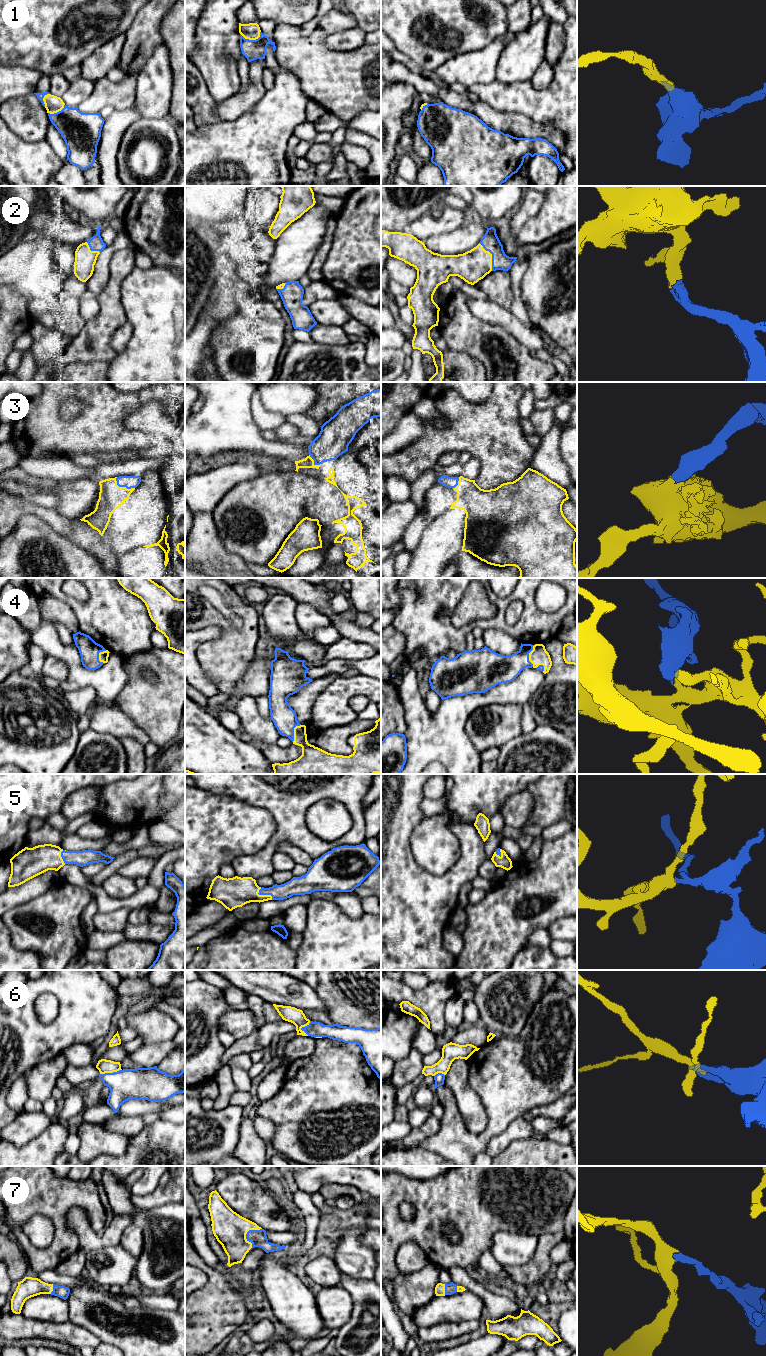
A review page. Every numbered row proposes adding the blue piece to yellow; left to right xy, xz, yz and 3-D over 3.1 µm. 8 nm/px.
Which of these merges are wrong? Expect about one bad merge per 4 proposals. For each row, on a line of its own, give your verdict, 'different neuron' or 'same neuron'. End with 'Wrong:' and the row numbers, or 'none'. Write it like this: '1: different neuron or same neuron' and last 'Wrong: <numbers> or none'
1: same neuron
2: same neuron
3: same neuron
4: same neuron
5: same neuron
6: different neuron
7: same neuron
Wrong: 6

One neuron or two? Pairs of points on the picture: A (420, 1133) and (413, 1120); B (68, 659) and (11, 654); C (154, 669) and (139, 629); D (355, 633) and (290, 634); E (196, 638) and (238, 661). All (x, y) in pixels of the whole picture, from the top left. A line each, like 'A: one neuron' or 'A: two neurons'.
A: two neurons
B: two neurons
C: two neurons
D: two neurons
E: two neurons

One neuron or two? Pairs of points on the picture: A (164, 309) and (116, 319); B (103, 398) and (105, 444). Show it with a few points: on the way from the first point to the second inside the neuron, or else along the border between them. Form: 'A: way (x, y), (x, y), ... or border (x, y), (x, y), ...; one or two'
A: border (121, 294), (121, 306), (127, 321); two
B: way (103, 409), (103, 430), (105, 433); one

